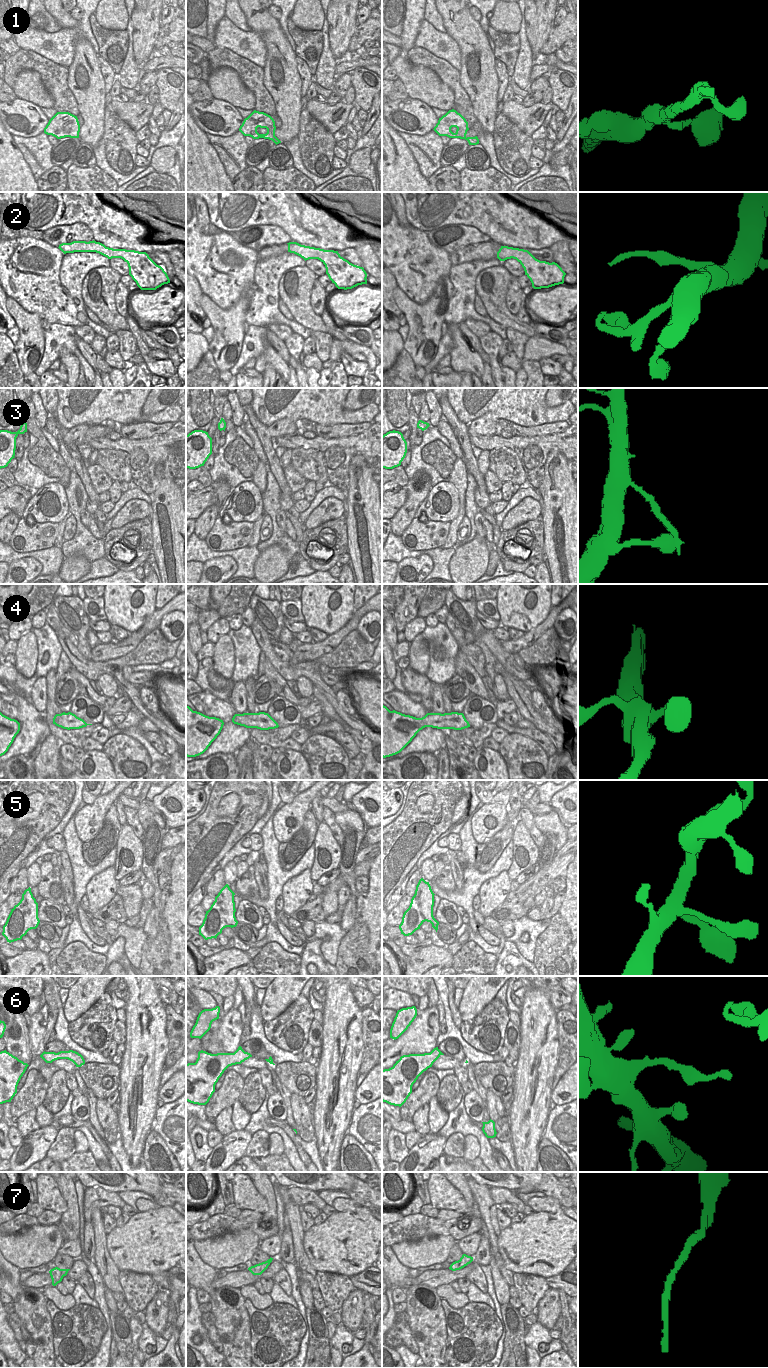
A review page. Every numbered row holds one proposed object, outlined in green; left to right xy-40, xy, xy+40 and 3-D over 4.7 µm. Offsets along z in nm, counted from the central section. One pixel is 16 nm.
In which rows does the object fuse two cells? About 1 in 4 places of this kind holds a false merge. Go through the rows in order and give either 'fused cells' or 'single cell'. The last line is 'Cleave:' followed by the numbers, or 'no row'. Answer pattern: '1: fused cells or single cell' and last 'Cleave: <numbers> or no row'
1: single cell
2: fused cells
3: fused cells
4: single cell
5: single cell
6: fused cells
7: single cell
Cleave: 2, 3, 6

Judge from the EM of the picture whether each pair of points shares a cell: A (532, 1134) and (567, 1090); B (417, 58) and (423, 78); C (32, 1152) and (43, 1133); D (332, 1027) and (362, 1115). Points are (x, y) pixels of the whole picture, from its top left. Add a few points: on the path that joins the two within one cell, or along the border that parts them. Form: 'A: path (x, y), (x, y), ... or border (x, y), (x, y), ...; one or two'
A: border (552, 1090), (550, 1100); two
B: border (405, 55), (411, 63), (429, 67), (439, 77); two
C: path (34, 1147), (42, 1138); one
D: border (354, 1109), (348, 1132); two

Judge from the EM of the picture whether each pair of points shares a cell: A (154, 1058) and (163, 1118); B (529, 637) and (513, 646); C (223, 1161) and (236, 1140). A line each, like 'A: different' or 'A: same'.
A: different
B: same
C: same

